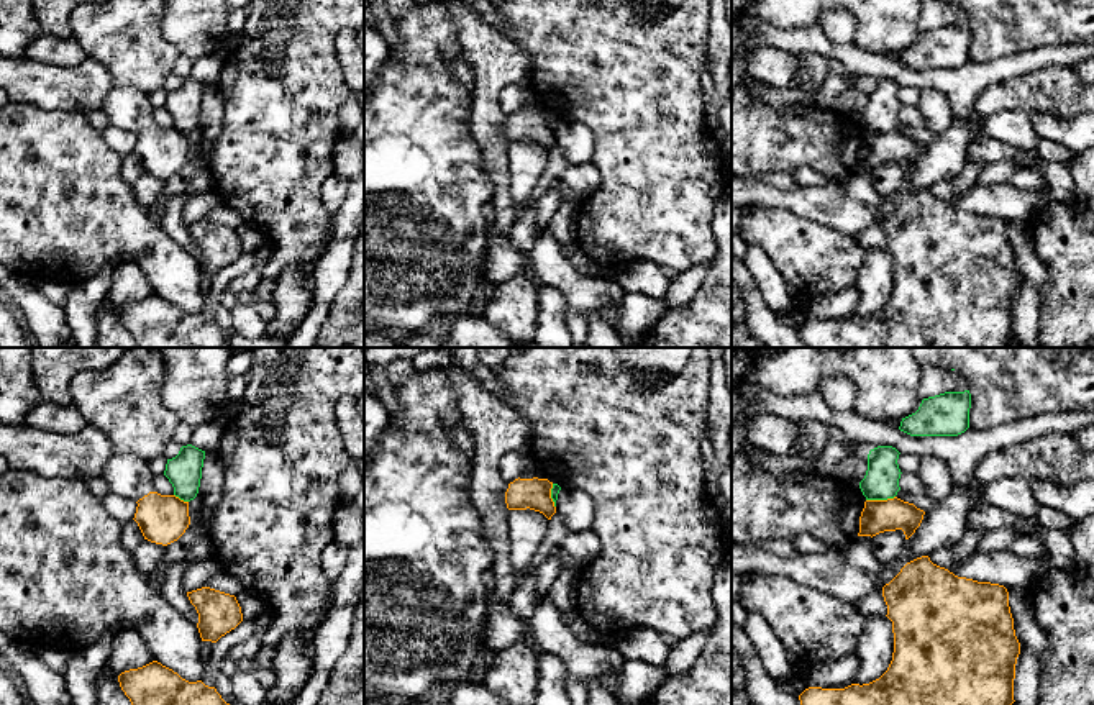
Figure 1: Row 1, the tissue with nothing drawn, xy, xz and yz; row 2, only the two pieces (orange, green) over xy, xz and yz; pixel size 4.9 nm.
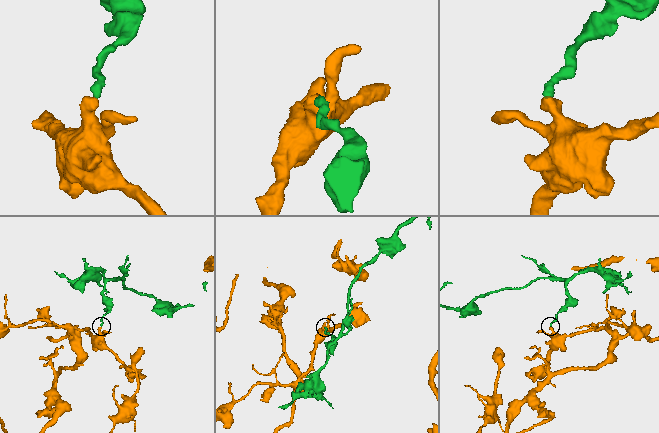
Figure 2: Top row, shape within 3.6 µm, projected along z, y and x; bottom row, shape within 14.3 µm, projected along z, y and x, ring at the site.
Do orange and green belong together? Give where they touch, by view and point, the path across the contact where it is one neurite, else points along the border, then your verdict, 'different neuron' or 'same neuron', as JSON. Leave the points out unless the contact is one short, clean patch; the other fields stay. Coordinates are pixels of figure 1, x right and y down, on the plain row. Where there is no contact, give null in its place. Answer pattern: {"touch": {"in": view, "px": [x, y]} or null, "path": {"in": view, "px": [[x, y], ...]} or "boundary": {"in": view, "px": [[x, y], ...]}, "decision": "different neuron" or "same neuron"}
{"touch": {"in": "yz", "px": [879, 133]}, "boundary": {"in": "yz", "px": [[894, 128], [866, 133]]}, "decision": "different neuron"}

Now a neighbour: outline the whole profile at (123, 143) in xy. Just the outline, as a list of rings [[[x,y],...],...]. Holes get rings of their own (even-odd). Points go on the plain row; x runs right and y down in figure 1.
[[[112,125],[102,133],[102,136],[105,143],[121,157],[134,151],[136,139],[138,139],[134,133],[118,130],[116,126]]]

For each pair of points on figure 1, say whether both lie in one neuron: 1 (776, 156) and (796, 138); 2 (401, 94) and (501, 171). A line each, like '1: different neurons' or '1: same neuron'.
1: same neuron
2: different neurons

